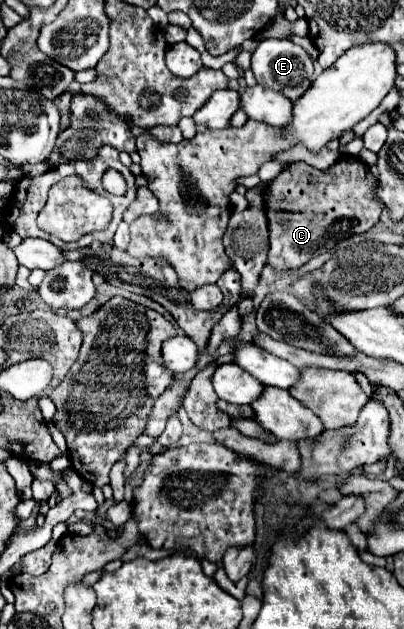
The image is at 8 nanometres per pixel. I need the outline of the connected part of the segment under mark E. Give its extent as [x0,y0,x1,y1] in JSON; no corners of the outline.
[252,39,314,101]

